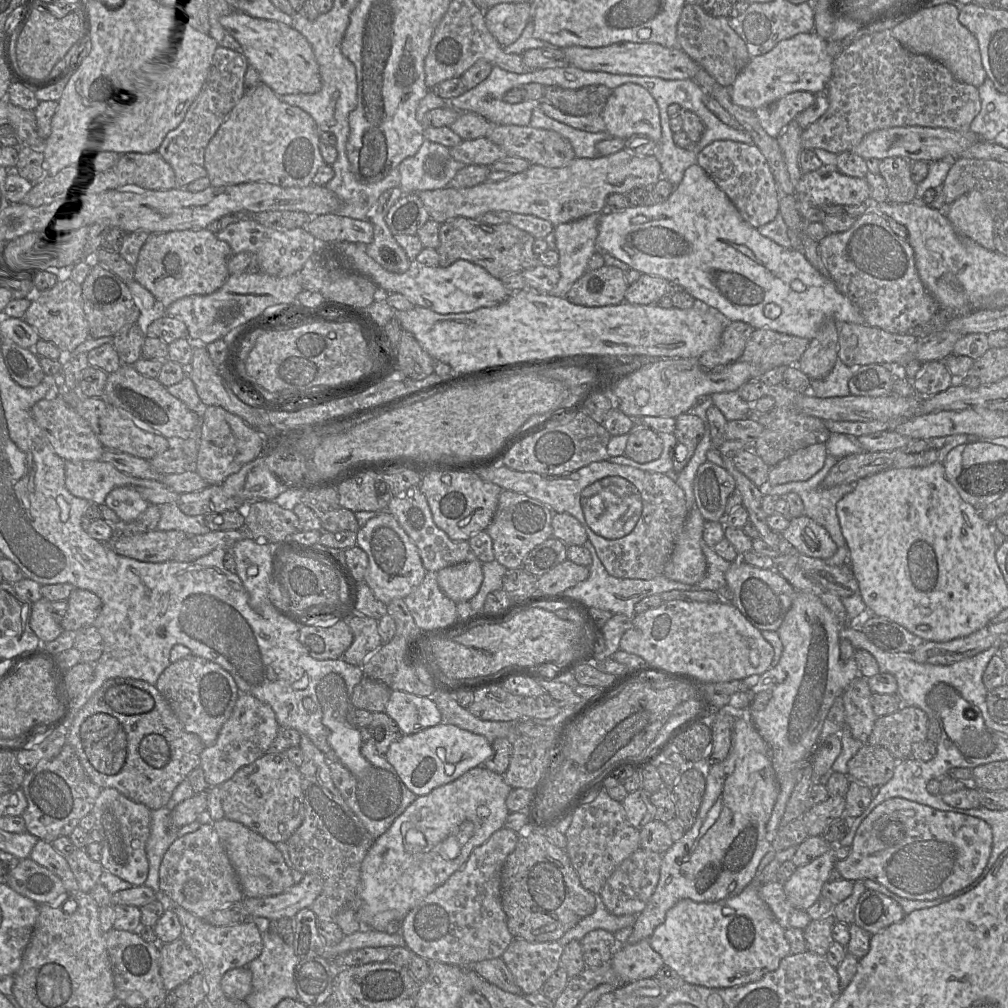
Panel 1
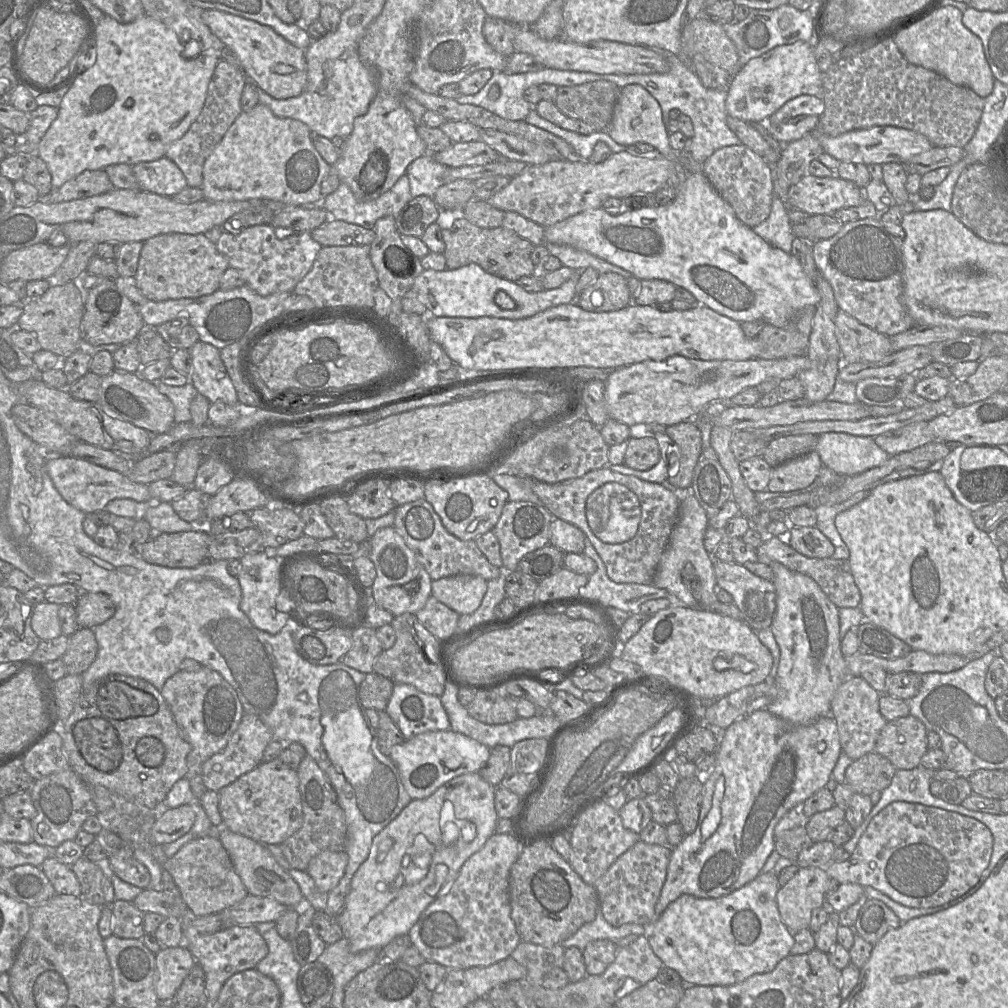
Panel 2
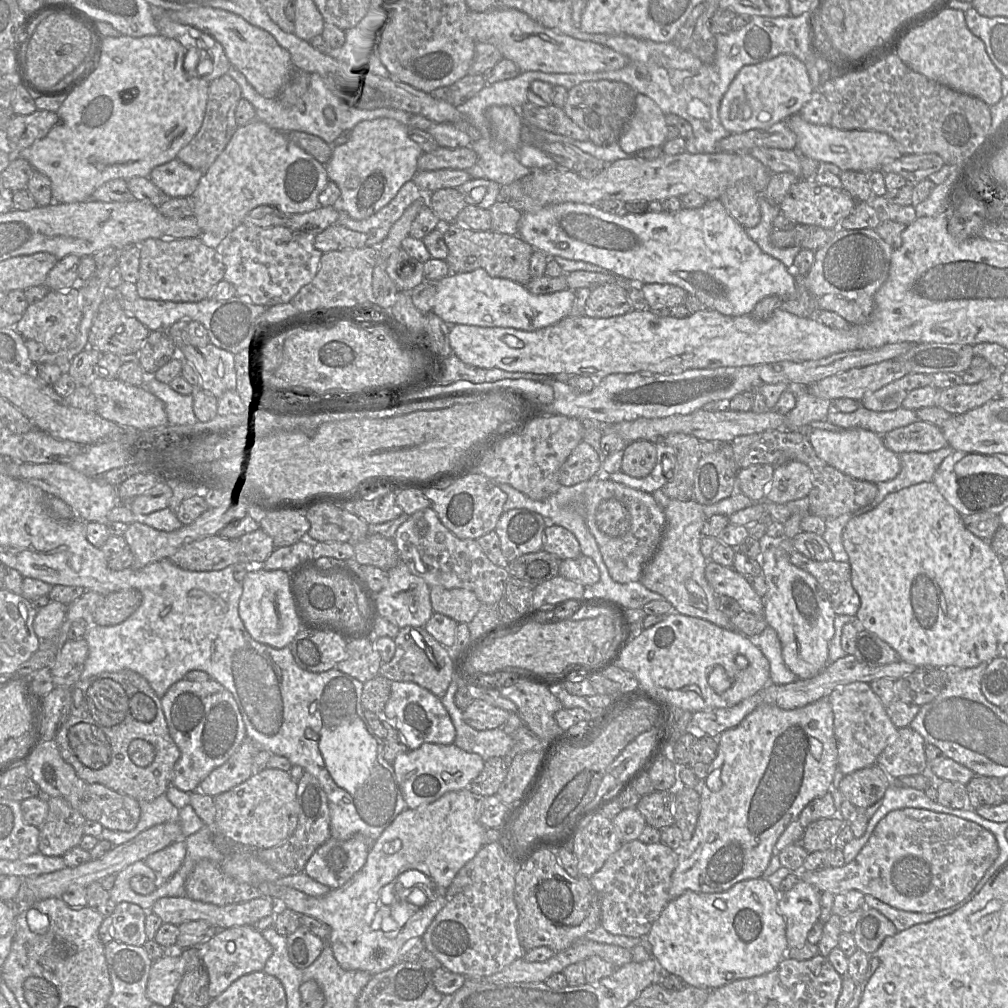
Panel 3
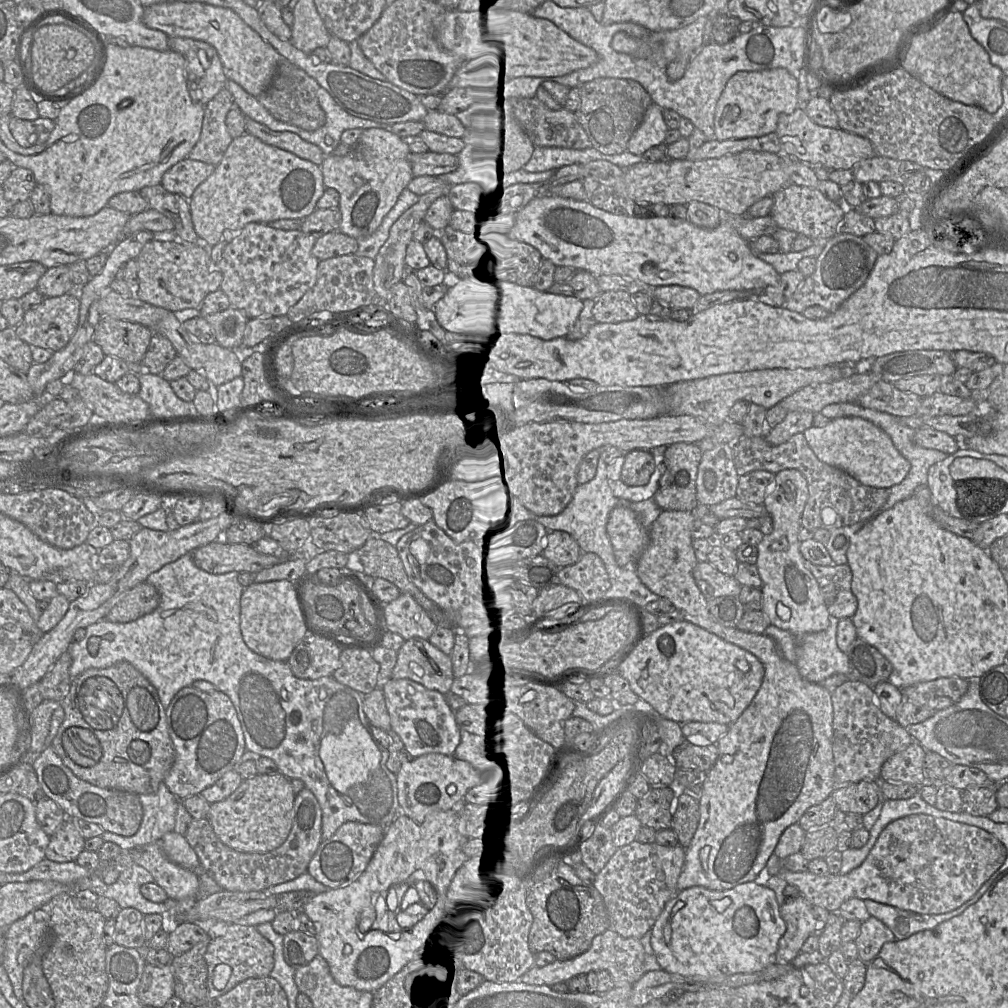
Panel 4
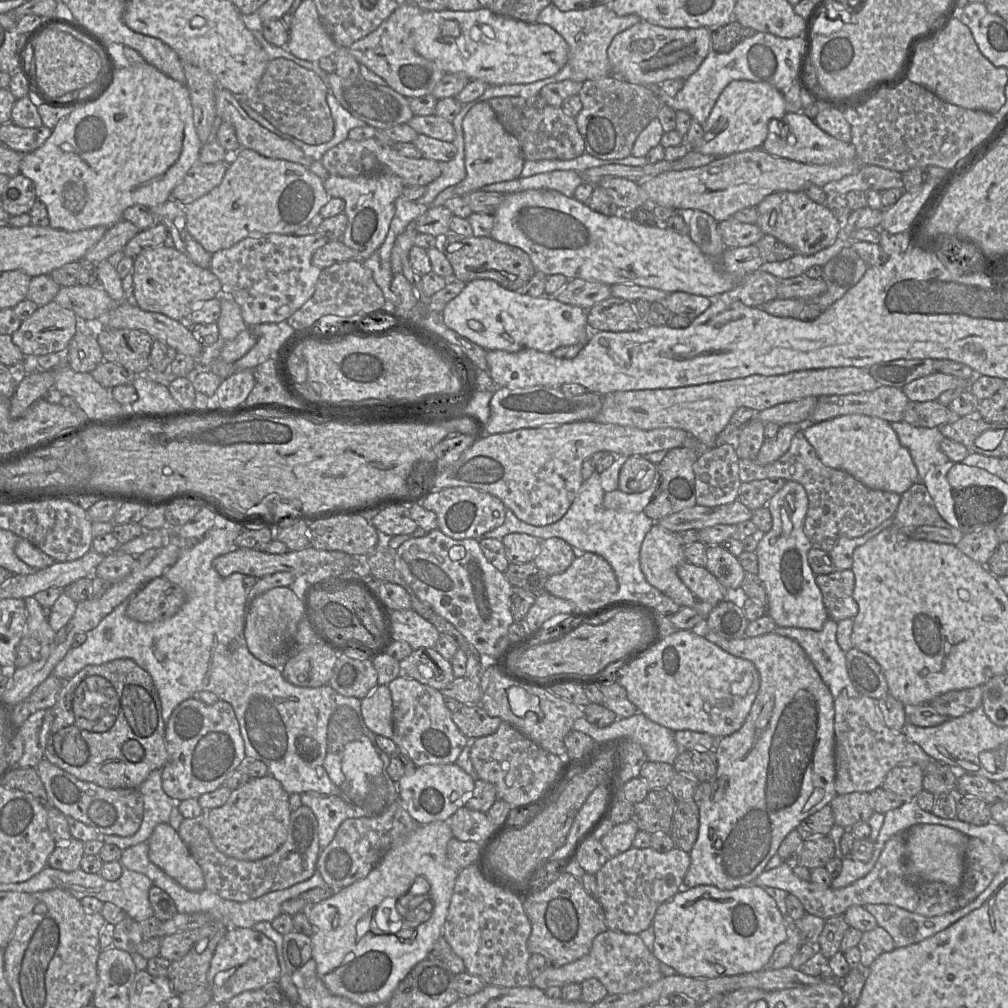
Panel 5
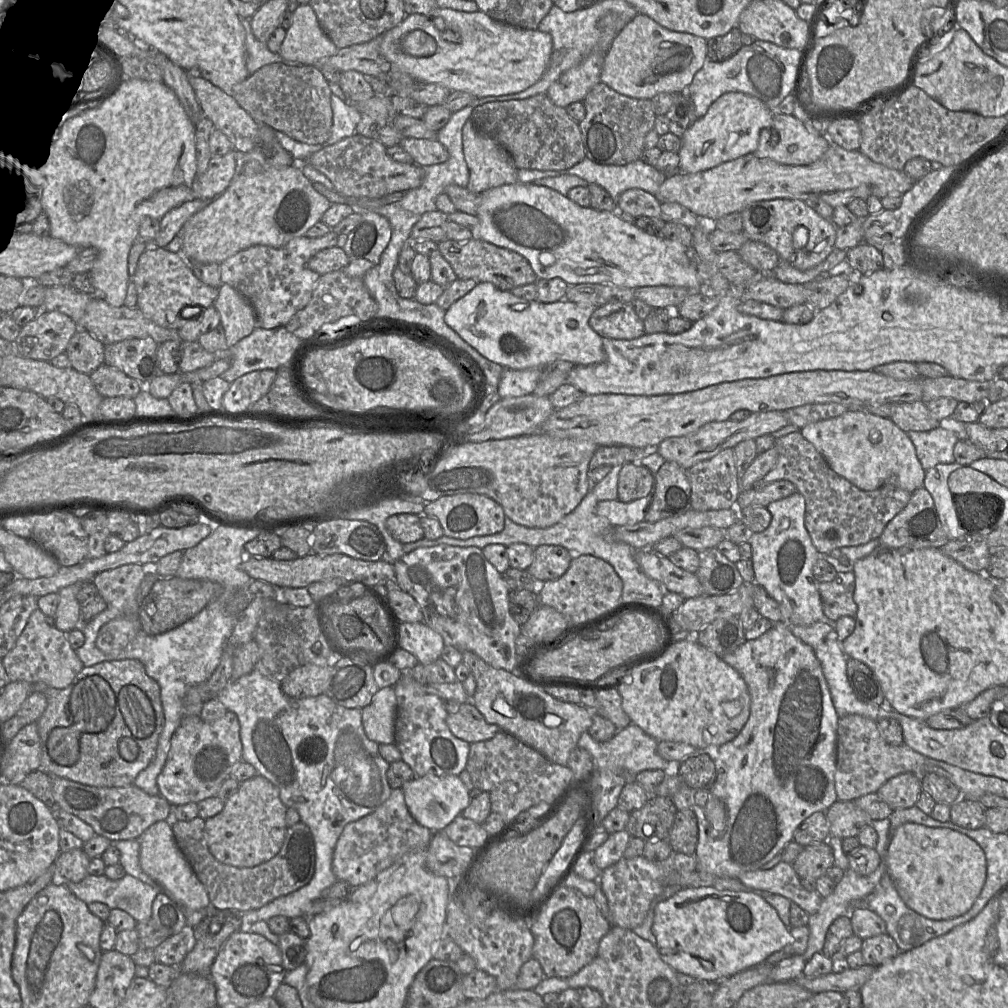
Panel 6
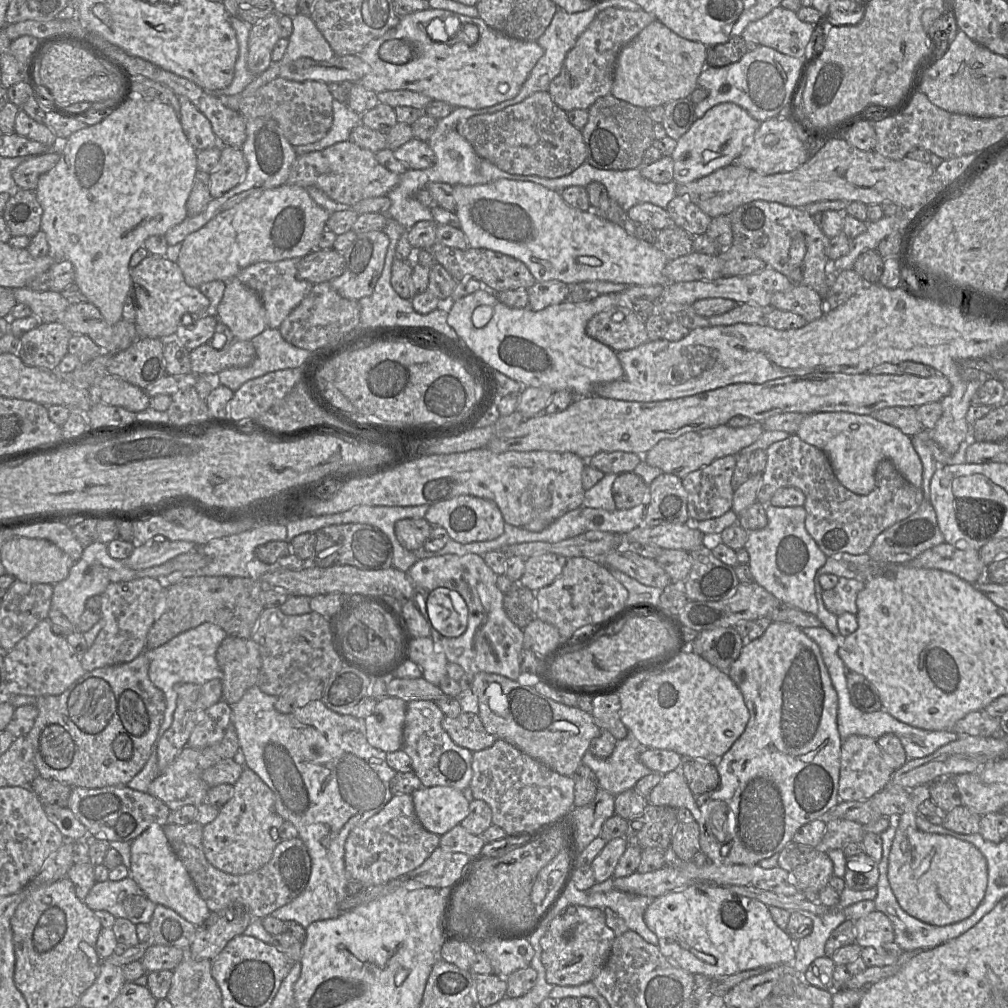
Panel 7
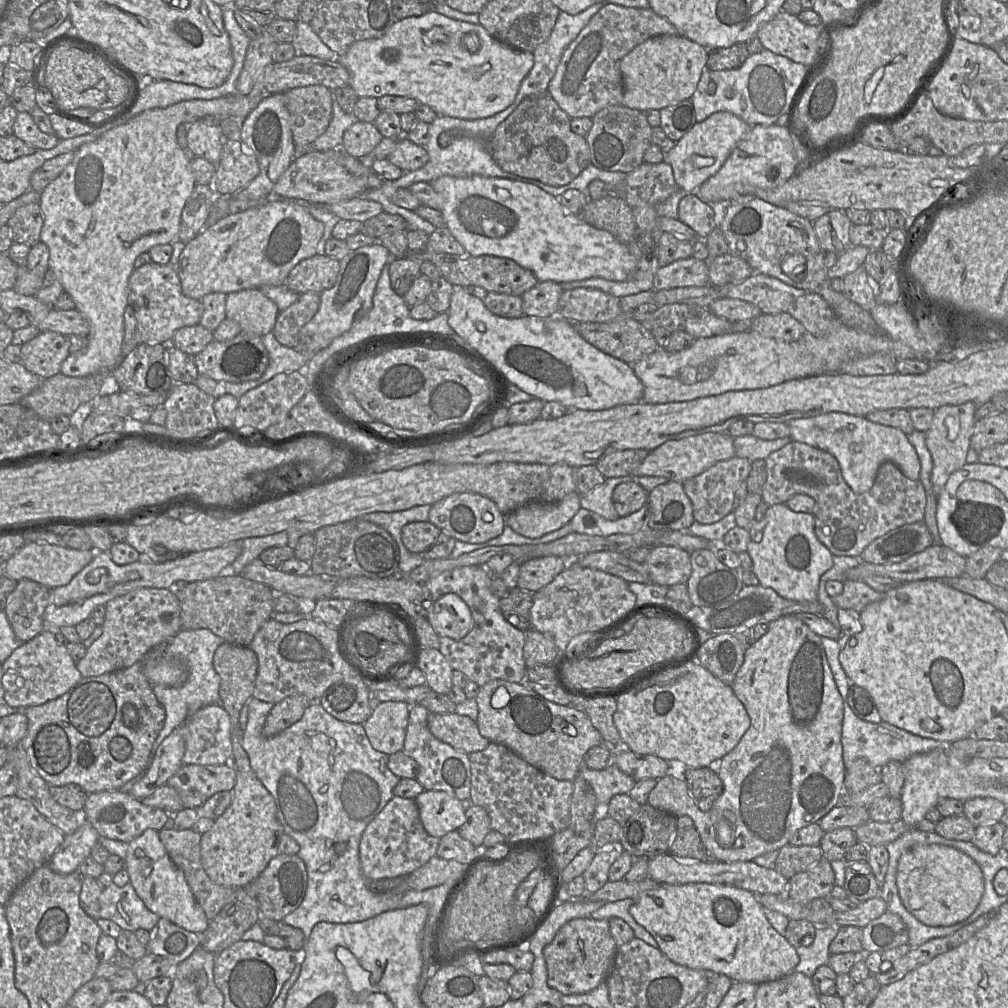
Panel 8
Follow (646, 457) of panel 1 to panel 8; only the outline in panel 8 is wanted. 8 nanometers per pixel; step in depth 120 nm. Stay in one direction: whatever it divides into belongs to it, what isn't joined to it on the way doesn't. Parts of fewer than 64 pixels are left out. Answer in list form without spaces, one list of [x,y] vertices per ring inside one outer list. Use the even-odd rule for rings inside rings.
[[[634,477],[618,484],[612,495],[614,507],[620,517],[628,516],[648,504],[649,493]]]

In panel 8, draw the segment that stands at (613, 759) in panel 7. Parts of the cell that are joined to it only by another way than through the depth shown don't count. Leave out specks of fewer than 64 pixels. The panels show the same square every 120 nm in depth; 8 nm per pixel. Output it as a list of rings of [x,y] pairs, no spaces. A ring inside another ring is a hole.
[[[584,759],[578,775],[589,782],[595,792],[597,798],[595,824],[598,820],[609,817],[607,806],[611,798],[618,794],[629,795],[636,783],[632,777],[622,772],[615,764],[609,764],[603,770],[592,770],[585,765]]]

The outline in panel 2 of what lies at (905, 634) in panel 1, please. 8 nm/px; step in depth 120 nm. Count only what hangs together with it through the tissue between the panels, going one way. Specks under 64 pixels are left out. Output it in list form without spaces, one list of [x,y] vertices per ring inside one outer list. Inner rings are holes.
[[[861,623],[856,630],[858,652],[894,660],[904,657],[912,648],[886,629],[872,623]]]

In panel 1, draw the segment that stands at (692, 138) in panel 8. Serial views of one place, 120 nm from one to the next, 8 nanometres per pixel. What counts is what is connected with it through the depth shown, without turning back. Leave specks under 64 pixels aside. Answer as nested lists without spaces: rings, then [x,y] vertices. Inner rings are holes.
[[[814,32],[800,33],[780,41],[771,51],[754,58],[738,74],[730,87],[734,104],[754,111],[796,91],[819,94],[825,91],[832,75],[834,59],[826,50],[827,40]]]

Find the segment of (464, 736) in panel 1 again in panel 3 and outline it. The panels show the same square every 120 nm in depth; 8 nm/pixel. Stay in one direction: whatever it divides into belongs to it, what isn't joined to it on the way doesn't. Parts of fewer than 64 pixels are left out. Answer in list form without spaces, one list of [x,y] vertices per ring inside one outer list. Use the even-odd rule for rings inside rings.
[[[423,743],[419,748],[399,753],[393,768],[408,808],[434,802],[450,791],[467,788],[484,767],[485,761],[475,753],[466,752],[454,743]]]

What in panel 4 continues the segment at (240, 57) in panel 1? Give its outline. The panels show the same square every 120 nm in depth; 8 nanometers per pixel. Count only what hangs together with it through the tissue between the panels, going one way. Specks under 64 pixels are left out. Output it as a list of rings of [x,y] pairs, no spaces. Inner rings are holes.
[[[226,87],[205,105],[200,138],[188,159],[218,166],[233,141],[226,126],[226,117],[234,105],[234,98]]]

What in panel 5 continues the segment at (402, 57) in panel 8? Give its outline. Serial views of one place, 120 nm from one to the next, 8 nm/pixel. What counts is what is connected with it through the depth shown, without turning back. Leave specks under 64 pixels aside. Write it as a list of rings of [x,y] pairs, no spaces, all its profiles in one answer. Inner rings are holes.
[[[483,7],[475,11],[454,11],[450,9],[442,11],[423,11],[422,13],[414,16],[410,20],[410,36],[411,33],[413,38],[413,47],[416,53],[430,61],[433,61],[445,74],[463,73],[470,80],[474,79],[481,80],[486,82],[489,86],[504,85],[504,84],[528,84],[539,80],[543,80],[545,78],[549,78],[557,74],[568,61],[568,54],[569,54],[568,44],[563,39],[563,37],[560,34],[558,34],[554,29],[552,29],[550,26],[538,22],[527,23],[520,20],[496,15],[490,10]],[[446,20],[455,21],[459,28],[458,35],[456,37],[449,37],[448,40],[446,40],[444,36],[442,36],[442,31],[441,31],[441,24]]]

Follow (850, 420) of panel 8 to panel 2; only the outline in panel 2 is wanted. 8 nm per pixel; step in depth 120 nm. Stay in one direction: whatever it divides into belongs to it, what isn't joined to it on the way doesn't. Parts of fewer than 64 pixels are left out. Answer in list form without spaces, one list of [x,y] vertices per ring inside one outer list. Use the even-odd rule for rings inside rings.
[[[842,432],[819,435],[815,451],[823,466],[847,477],[883,465],[890,458],[872,437]]]

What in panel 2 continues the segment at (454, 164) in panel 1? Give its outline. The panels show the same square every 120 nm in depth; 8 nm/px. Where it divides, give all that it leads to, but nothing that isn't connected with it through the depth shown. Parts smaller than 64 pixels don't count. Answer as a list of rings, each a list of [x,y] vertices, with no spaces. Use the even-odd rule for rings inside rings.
[[[429,152],[414,160],[406,170],[412,197],[433,198],[438,188],[445,184],[446,170],[447,166],[435,161]]]

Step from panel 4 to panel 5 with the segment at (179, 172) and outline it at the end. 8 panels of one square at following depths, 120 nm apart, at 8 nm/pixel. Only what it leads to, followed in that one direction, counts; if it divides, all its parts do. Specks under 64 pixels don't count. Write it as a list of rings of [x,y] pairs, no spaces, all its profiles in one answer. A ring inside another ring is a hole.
[[[221,161],[212,164],[195,164],[185,175],[185,177],[180,181],[180,183],[173,189],[171,197],[176,202],[181,202],[182,207],[191,204],[202,196],[208,194],[214,188],[219,186],[225,176],[225,173],[229,167],[226,161]]]

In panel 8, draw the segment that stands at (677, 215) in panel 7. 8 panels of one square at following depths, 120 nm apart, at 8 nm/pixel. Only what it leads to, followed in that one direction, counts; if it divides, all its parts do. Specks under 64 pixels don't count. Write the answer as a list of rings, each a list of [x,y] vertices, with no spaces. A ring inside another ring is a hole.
[[[695,192],[686,193],[678,205],[678,219],[692,228],[698,238],[705,239],[717,226],[713,208]]]

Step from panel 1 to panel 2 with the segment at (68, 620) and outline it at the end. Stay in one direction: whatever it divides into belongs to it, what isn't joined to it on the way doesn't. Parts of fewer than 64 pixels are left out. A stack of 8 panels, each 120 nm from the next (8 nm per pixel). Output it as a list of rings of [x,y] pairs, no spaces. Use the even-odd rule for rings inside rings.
[[[81,592],[74,603],[79,628],[91,628],[110,619],[116,611],[111,598],[101,592]]]

